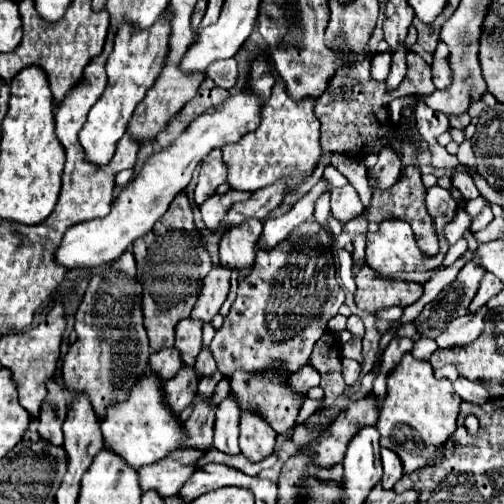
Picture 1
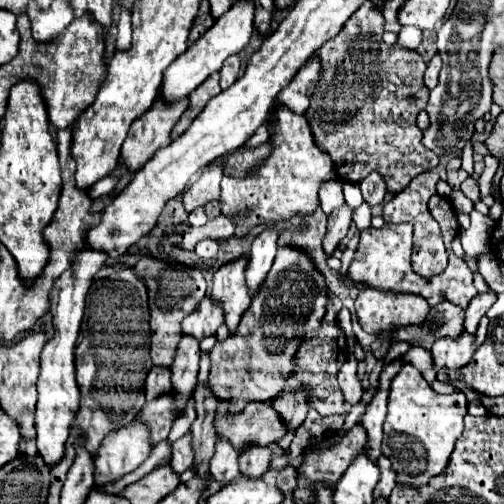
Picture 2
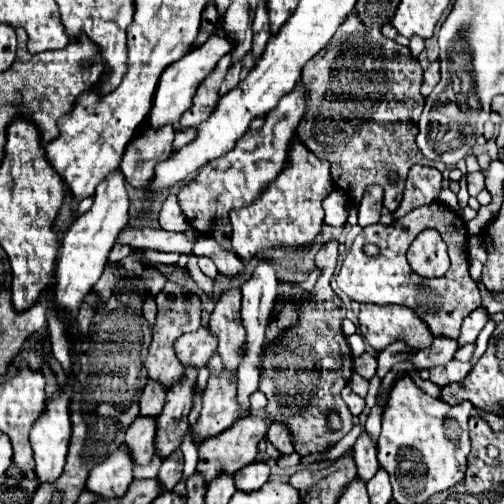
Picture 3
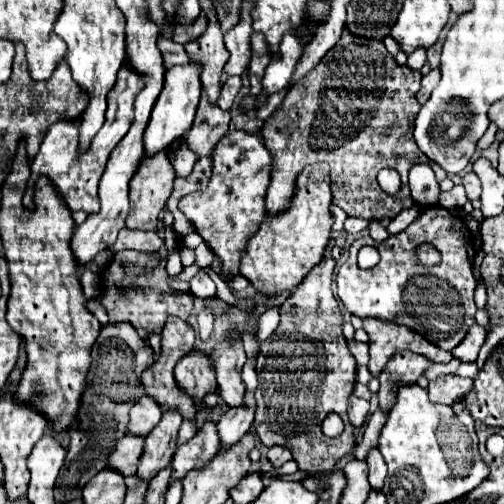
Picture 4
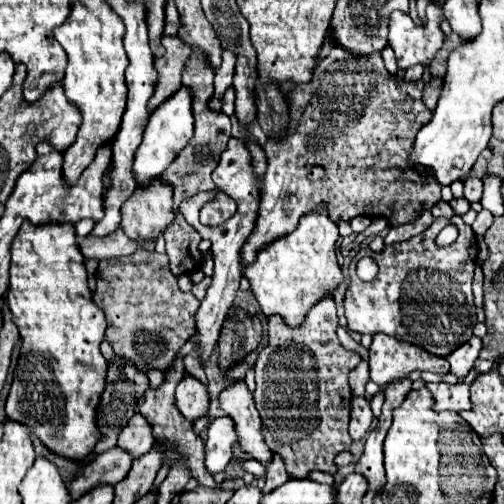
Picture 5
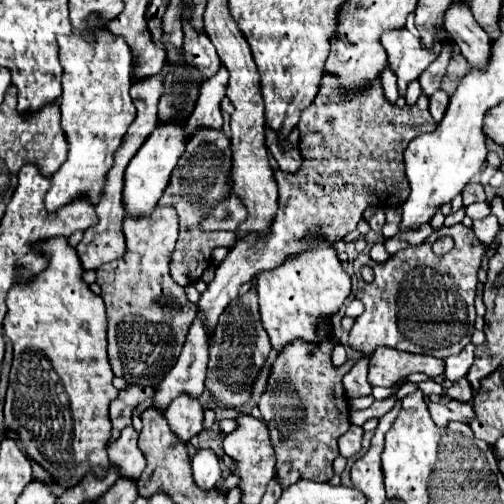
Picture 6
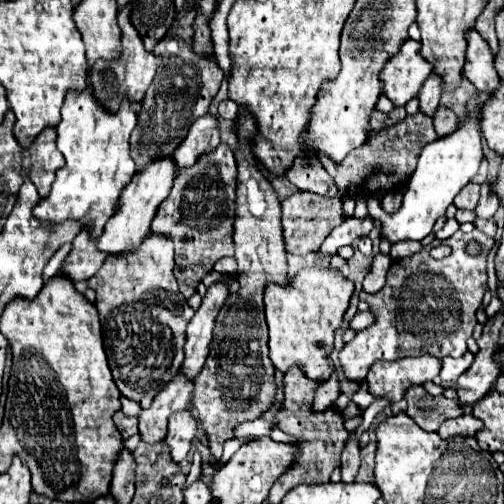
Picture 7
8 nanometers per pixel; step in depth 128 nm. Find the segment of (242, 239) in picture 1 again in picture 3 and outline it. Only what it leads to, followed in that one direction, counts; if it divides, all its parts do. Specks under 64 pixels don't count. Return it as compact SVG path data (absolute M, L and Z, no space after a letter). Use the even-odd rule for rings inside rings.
M232 290L224 294L210 316L210 330L218 338L218 354L226 370L236 372L242 348L244 348L244 326L240 320L240 292Z

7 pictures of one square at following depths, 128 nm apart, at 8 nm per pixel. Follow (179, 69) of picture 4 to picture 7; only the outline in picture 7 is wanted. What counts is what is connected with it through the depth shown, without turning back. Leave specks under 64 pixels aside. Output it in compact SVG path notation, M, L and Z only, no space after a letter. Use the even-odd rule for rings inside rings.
M172 158L154 160L142 172L134 174L134 178L130 180L130 184L124 188L120 196L120 210L112 216L112 220L108 220L104 234L98 238L96 246L100 246L100 250L110 256L126 256L128 252L134 252L150 234L150 222L160 202L168 196L174 176L176 176L176 166Z

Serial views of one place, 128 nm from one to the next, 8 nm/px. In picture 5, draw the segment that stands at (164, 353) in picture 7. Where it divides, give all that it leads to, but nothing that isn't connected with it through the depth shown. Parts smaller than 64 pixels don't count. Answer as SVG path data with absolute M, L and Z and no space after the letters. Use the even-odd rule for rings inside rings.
M160 180L146 188L138 188L122 208L120 226L128 238L138 242L158 240L166 226L174 220L172 188ZM138 248L126 258L100 262L96 280L98 288L94 292L94 302L106 314L106 340L112 344L114 354L126 364L134 364L144 374L150 370L166 372L172 366L176 352L194 334L194 316L200 304L192 294L184 294L178 288L178 282L168 268L168 256ZM136 320L154 320L162 324L132 324Z

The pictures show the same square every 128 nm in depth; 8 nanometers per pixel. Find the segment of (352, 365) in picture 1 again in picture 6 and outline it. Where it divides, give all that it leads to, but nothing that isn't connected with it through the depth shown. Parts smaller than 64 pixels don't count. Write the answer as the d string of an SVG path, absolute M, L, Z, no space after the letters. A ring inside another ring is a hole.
M350 426L350 430L344 436L340 436L338 446L340 446L340 454L346 460L354 458L360 452L360 448L362 448L362 434L364 434L364 430L360 426Z

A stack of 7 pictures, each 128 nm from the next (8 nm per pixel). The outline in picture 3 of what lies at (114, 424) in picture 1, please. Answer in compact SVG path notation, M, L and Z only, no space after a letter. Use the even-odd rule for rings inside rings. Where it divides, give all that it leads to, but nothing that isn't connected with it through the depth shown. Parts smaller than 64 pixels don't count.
M122 446L90 472L86 480L86 490L96 494L98 498L120 498L132 482L132 468L134 462L126 446Z

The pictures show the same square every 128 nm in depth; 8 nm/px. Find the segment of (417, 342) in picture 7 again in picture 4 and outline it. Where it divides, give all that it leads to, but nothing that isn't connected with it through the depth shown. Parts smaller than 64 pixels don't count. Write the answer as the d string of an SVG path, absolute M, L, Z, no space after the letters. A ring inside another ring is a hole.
M430 206L406 230L390 236L384 242L374 242L370 236L356 240L350 246L346 264L338 270L338 296L350 314L358 318L398 322L424 336L438 348L450 352L464 340L468 328L474 324L476 314L476 280L472 276L468 246L472 246L474 258L474 238L464 220L452 216L442 206ZM420 244L432 244L440 252L442 260L436 264L436 268L422 268L418 264L416 248ZM362 246L374 246L380 252L380 262L372 270L360 270L356 266L356 256Z

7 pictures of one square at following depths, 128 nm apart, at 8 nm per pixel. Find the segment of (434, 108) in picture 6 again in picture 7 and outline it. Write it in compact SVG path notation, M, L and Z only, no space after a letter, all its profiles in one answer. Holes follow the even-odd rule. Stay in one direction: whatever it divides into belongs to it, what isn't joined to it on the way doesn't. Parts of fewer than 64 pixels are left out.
M440 106L434 114L434 126L436 126L436 134L438 136L446 136L448 132L454 132L458 126L458 118L452 114L452 110Z

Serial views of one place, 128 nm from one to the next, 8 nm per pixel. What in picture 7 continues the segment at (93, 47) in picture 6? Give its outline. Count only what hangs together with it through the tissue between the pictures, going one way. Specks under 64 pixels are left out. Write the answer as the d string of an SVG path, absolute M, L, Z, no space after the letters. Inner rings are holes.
M90 88L80 94L70 92L62 108L62 120L56 126L58 150L62 152L66 164L56 172L50 196L40 200L32 214L36 214L40 222L52 224L76 220L82 228L88 228L92 240L100 238L104 224L110 216L116 214L120 192L136 172L128 144L134 126L136 114L126 98L122 100L118 114L112 114L108 110L104 112L104 108L96 104Z

